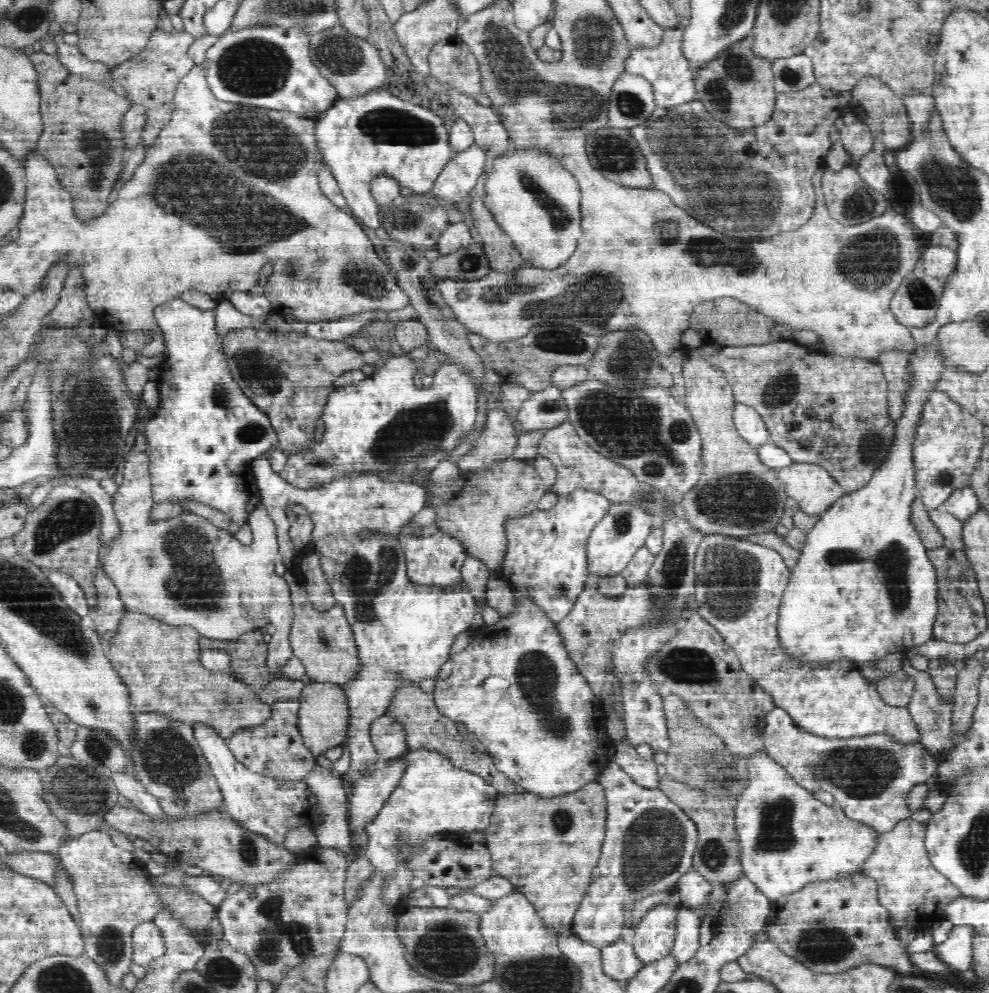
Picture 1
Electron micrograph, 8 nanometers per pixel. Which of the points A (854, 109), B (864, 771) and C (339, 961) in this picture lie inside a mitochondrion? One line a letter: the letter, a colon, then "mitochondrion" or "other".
A: other
B: mitochondrion
C: other

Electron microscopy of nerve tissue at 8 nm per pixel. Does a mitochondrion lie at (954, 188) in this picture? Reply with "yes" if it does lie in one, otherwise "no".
yes

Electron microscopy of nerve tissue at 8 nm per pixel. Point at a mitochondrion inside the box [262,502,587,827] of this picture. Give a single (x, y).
(363, 579)

